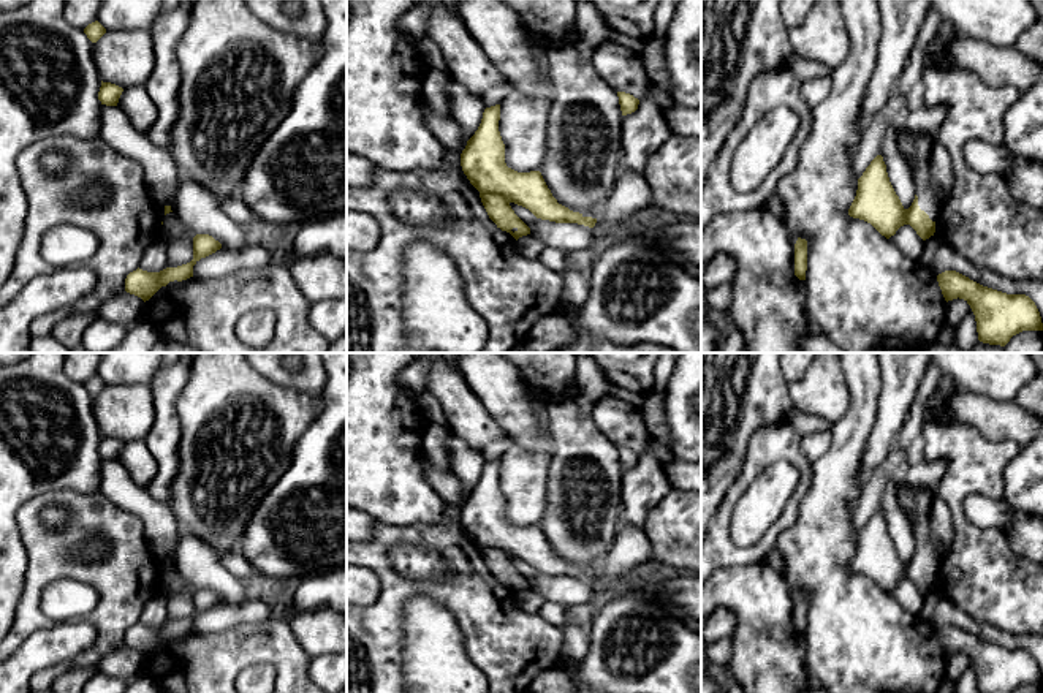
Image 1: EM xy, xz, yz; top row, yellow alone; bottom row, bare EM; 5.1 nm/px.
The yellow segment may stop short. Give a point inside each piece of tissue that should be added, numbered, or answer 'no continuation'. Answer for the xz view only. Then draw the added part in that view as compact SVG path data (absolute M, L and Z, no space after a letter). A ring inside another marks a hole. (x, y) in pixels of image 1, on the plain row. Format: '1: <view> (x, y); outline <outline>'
no continuation

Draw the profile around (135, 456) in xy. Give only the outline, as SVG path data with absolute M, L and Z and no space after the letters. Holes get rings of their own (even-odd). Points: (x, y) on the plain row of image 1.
M144 440L123 443L117 460L141 489L146 489L157 473L155 460Z

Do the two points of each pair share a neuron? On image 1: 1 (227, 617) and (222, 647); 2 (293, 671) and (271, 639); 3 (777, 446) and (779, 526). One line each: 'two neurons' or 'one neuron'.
1: two neurons
2: one neuron
3: one neuron

